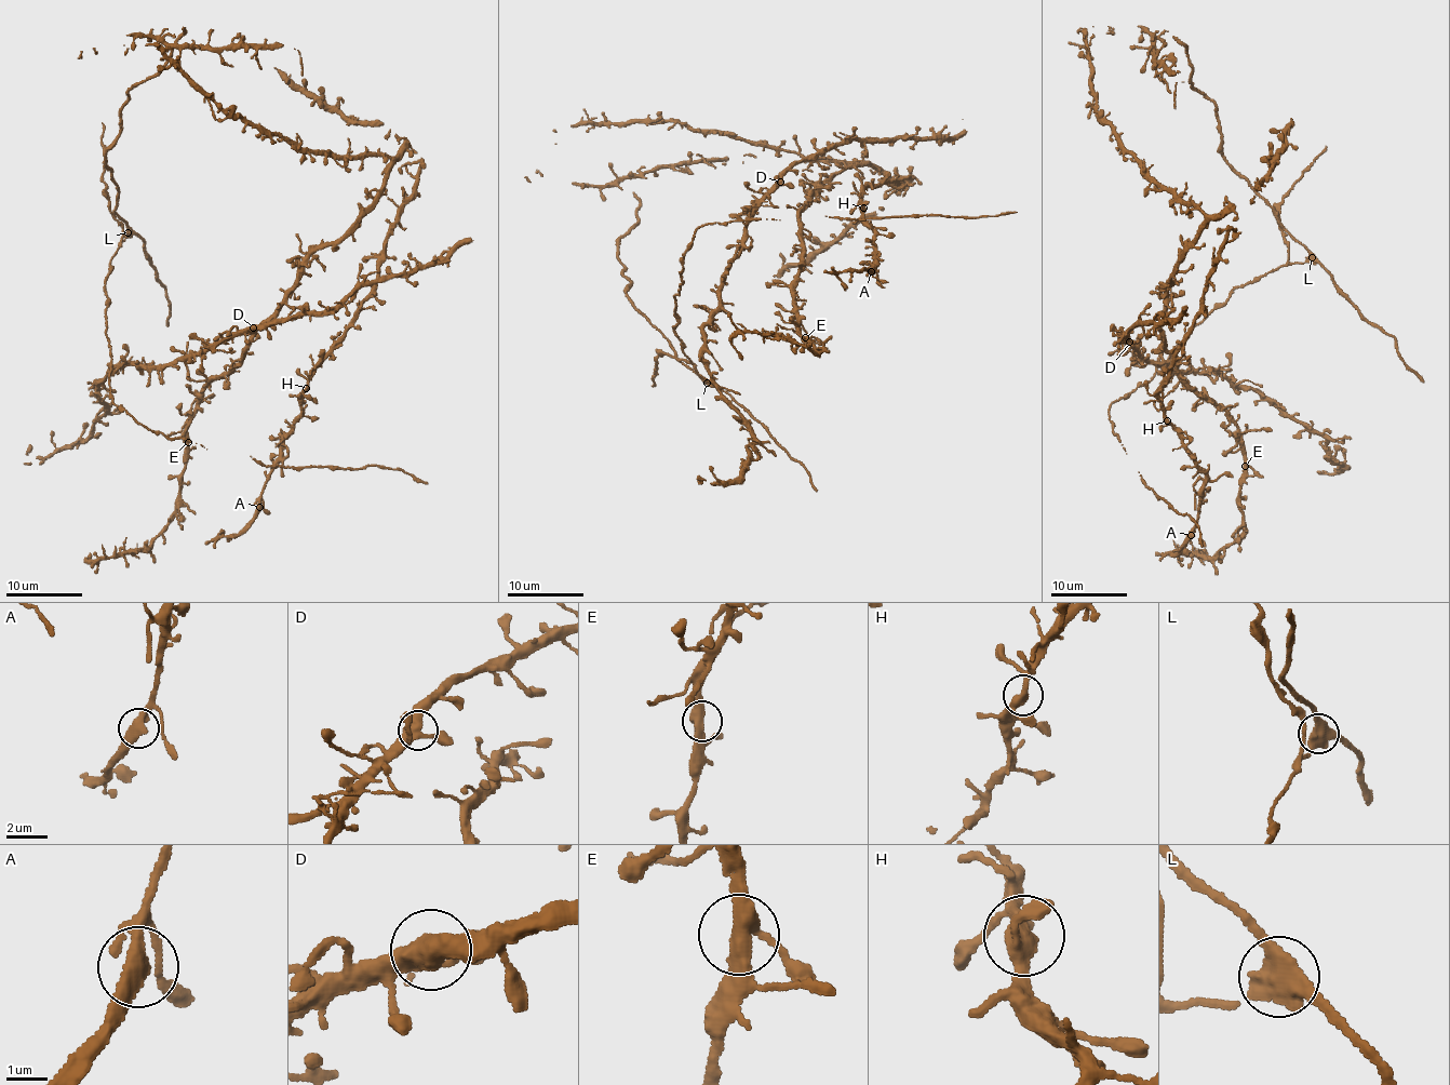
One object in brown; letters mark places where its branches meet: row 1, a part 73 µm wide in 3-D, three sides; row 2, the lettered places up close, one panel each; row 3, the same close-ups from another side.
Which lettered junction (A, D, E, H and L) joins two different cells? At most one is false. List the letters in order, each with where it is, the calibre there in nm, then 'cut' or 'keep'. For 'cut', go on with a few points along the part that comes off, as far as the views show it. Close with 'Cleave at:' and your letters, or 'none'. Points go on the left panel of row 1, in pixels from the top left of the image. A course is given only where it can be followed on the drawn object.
A: place (259, 507); calibre 340 nm; keep
D: place (253, 327); calibre 440 nm; keep
E: place (188, 442); calibre 380 nm; keep
H: place (306, 388); calibre 360 nm; keep
L: place (128, 232); calibre 400 nm; cut; course (128, 231), (115, 211), (119, 189), (106, 151), (119, 133), (120, 111), (132, 88), (157, 72), (183, 27)
Cleave at: L

